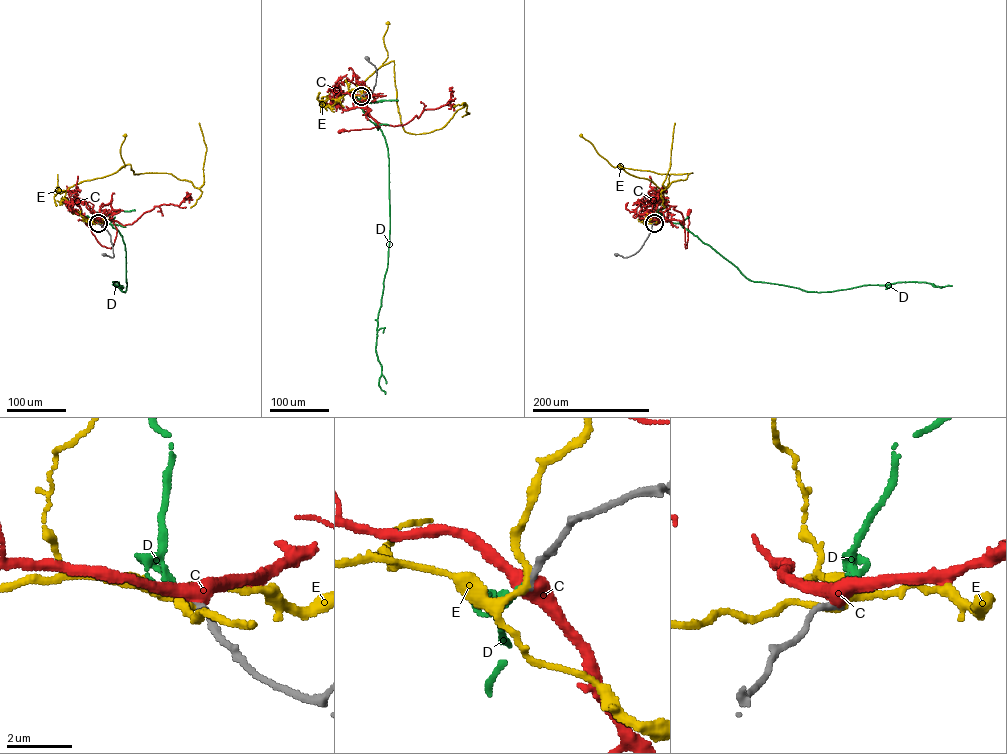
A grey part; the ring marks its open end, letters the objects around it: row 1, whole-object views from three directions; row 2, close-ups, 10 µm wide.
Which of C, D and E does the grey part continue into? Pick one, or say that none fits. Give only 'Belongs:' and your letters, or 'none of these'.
Belongs: D

